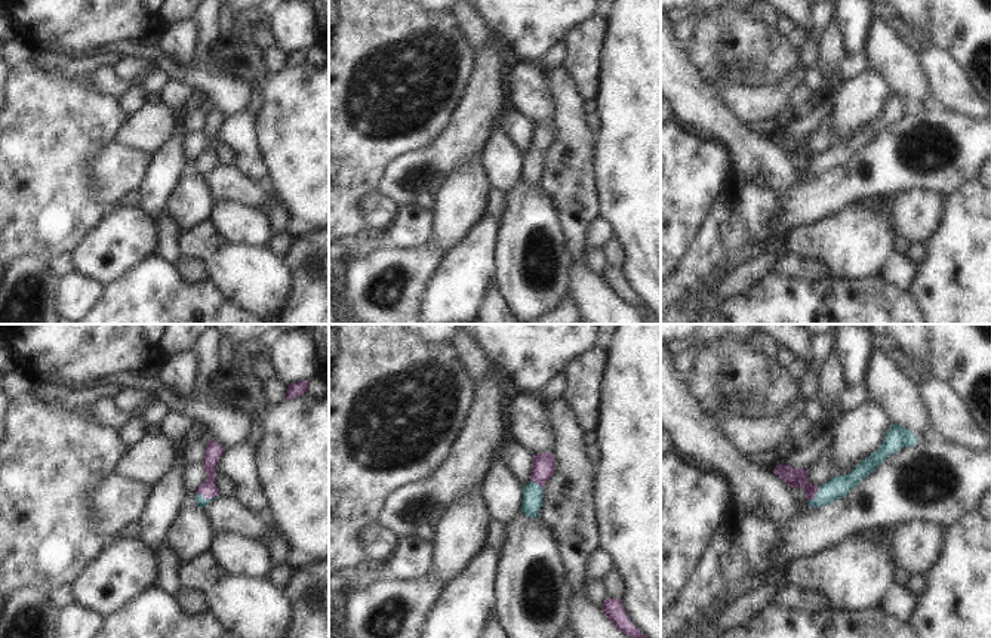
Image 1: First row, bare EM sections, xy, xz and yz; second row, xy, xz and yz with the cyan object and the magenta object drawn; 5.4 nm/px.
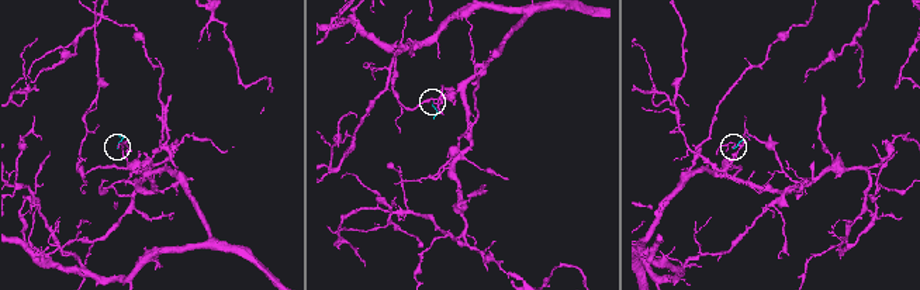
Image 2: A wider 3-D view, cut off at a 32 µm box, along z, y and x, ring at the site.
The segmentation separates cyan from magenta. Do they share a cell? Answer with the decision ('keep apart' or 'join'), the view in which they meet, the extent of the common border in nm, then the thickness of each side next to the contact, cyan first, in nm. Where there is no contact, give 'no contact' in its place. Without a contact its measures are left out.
join | xy | 110 nm | 50/90 nm

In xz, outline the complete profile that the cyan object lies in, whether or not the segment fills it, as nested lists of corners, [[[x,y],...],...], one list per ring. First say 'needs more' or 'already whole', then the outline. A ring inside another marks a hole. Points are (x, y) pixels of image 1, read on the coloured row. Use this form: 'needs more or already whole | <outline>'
needs more | [[[554,453],[532,454],[530,483],[523,487],[521,512],[529,518],[539,517],[542,487],[554,474]]]

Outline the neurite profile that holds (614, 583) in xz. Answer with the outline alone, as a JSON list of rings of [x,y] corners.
[[[610,570],[601,580],[604,583],[607,598],[622,600],[625,583],[618,570]]]

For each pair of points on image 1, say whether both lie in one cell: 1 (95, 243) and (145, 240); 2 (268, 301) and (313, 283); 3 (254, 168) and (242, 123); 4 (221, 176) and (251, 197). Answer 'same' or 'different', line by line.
1: same
2: different
3: same
4: same

